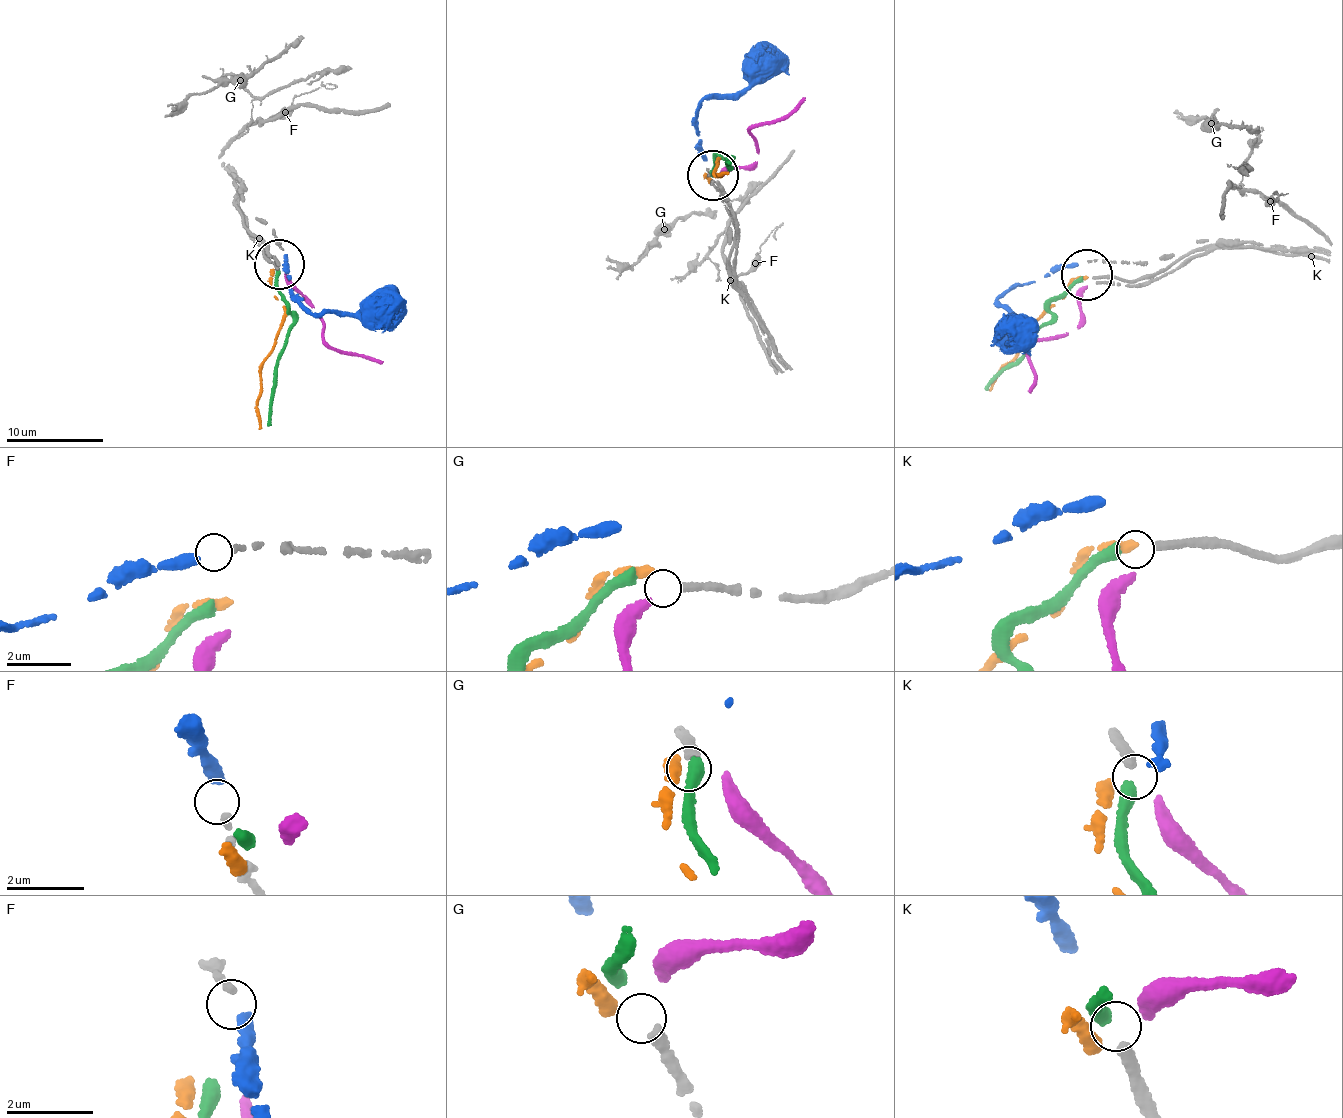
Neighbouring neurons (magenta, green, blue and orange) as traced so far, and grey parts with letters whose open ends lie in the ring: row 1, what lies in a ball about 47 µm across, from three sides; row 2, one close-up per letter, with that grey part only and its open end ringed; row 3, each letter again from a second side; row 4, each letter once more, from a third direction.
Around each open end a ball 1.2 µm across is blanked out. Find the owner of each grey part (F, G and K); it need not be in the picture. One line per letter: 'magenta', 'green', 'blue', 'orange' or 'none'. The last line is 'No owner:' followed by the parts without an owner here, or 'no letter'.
F: blue
G: none
K: green
No owner: G

